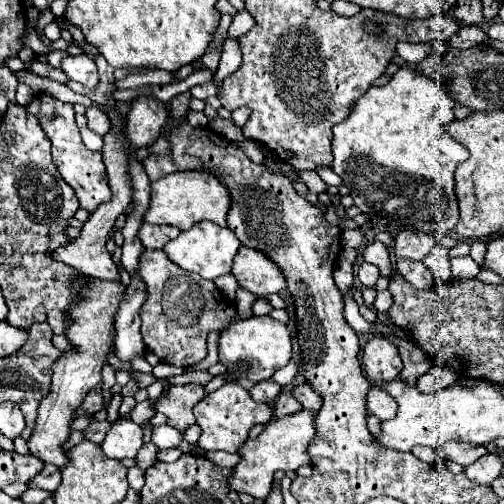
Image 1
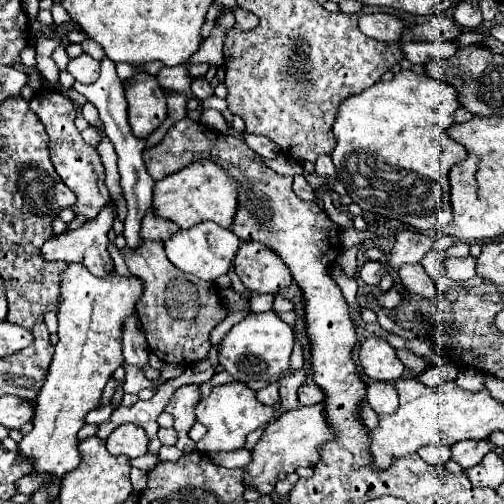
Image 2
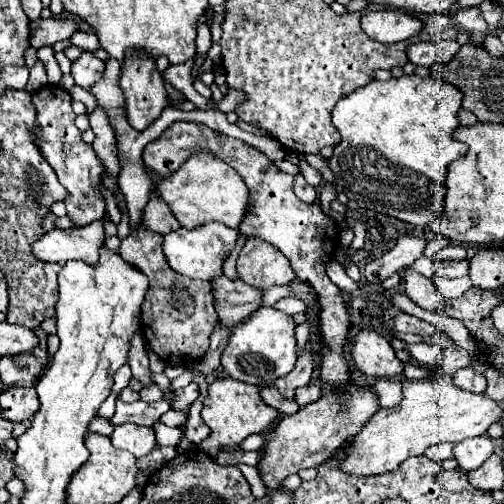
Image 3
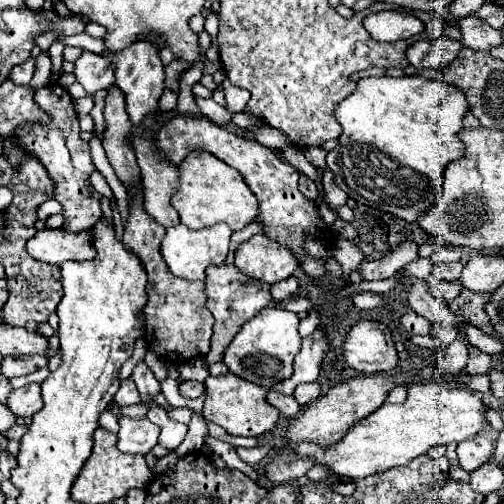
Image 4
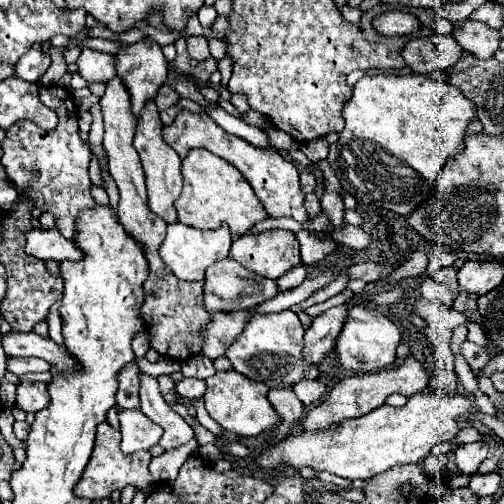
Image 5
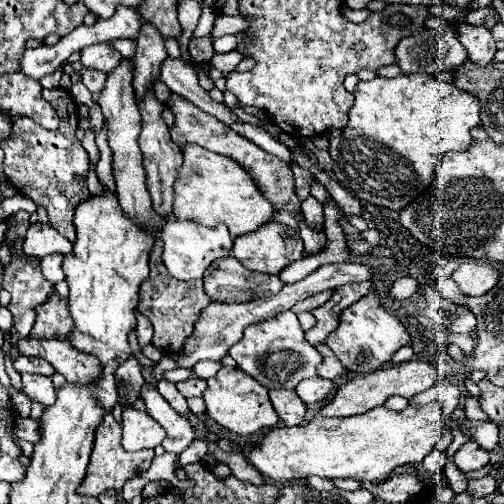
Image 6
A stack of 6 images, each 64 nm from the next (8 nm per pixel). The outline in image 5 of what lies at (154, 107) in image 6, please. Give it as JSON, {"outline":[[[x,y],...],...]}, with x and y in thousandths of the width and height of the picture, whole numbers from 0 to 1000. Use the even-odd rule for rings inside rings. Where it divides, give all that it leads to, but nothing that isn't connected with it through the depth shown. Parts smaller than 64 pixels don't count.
{"outline":[[[294,202],[286,222],[278,226],[270,266],[266,266],[266,294],[278,310],[286,345],[290,345],[290,373],[294,373],[294,413],[317,429],[329,444],[345,444],[353,437],[345,397],[361,381],[361,345],[357,345],[357,313],[321,274],[321,238],[306,202]]]}

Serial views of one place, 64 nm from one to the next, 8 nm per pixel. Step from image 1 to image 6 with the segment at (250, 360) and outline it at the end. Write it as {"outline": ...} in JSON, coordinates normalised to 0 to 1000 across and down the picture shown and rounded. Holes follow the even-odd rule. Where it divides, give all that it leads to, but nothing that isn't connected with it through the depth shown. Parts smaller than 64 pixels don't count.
{"outline":[[[579,615],[560,619],[540,635],[524,635],[524,643],[500,643],[500,651],[484,655],[476,679],[468,679],[452,702],[468,714],[468,726],[504,746],[528,770],[571,770],[583,774],[603,750],[627,746],[627,726],[639,718],[635,698],[615,687],[603,671],[603,655]]]}

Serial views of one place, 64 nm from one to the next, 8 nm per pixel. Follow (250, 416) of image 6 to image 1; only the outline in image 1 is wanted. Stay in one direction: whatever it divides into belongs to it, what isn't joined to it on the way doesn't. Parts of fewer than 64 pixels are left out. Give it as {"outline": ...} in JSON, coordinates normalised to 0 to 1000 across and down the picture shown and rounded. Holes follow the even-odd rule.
{"outline":[[[444,762],[433,774],[409,782],[385,806],[389,841],[401,849],[401,865],[393,869],[393,885],[401,893],[444,893],[468,897],[492,869],[492,857],[504,841],[532,841],[540,829],[540,810],[532,802],[512,802],[496,790],[492,774],[476,762]]]}

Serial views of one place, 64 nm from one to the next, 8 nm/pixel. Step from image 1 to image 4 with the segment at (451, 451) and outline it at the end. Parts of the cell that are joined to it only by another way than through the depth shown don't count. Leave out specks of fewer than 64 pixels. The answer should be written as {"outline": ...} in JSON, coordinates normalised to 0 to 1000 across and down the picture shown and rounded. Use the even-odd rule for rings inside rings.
{"outline":[[[940,865],[909,881],[909,917],[925,937],[940,937],[980,905],[980,877],[968,865]]]}

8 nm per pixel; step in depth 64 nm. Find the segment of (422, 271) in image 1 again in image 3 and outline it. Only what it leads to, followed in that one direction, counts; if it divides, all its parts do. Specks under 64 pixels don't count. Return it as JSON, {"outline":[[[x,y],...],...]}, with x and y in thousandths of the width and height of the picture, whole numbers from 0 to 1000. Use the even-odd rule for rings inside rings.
{"outline":[[[802,536],[802,579],[806,587],[825,599],[833,611],[869,611],[877,599],[873,579],[865,575],[861,560],[821,536]]]}

